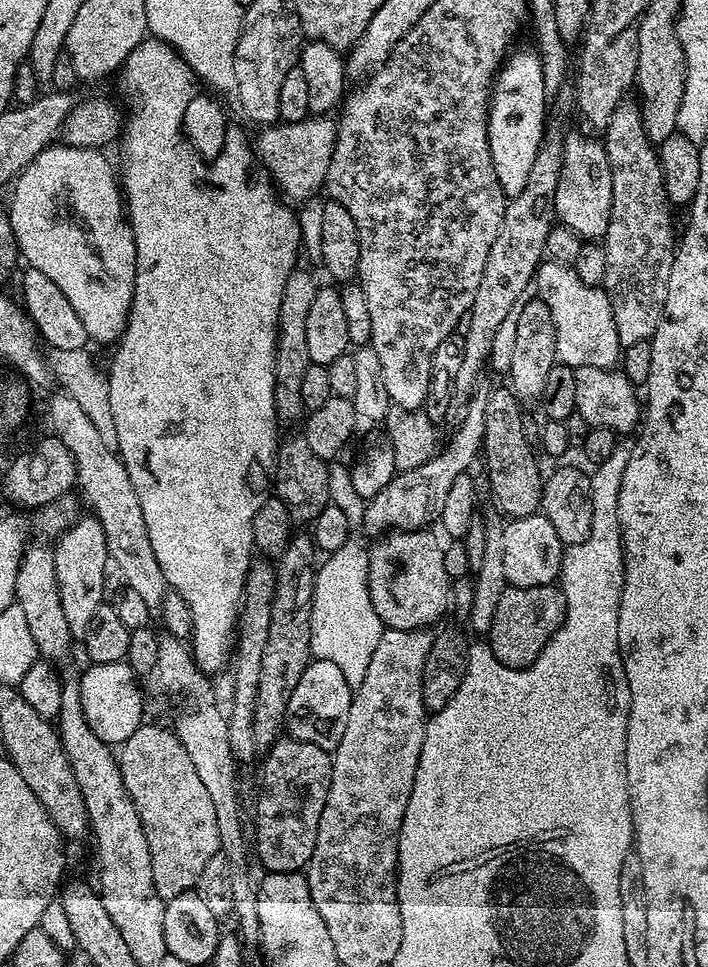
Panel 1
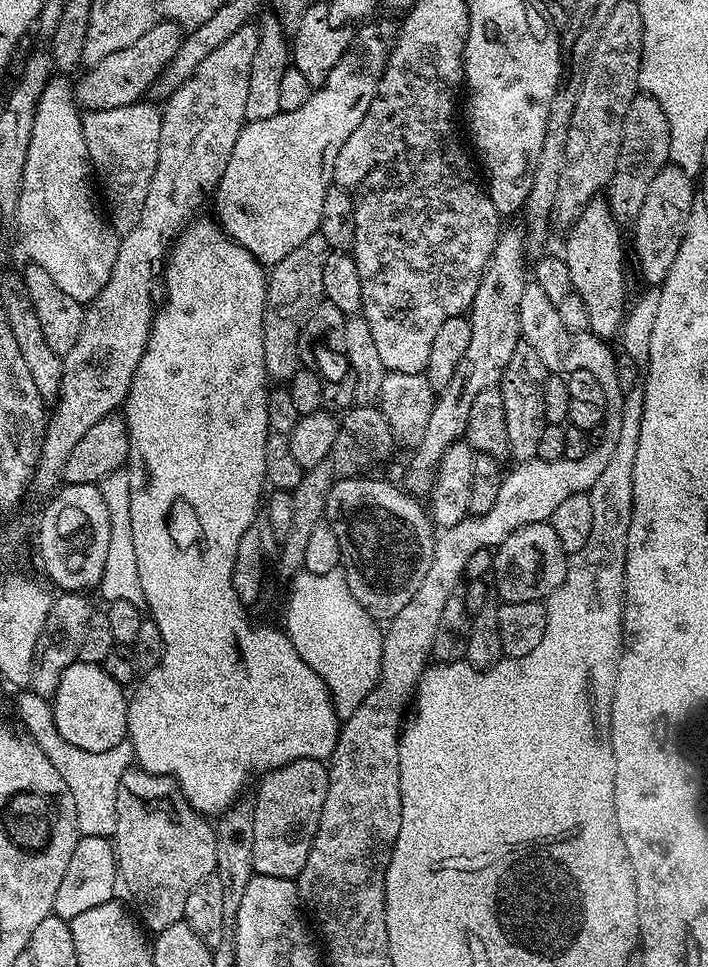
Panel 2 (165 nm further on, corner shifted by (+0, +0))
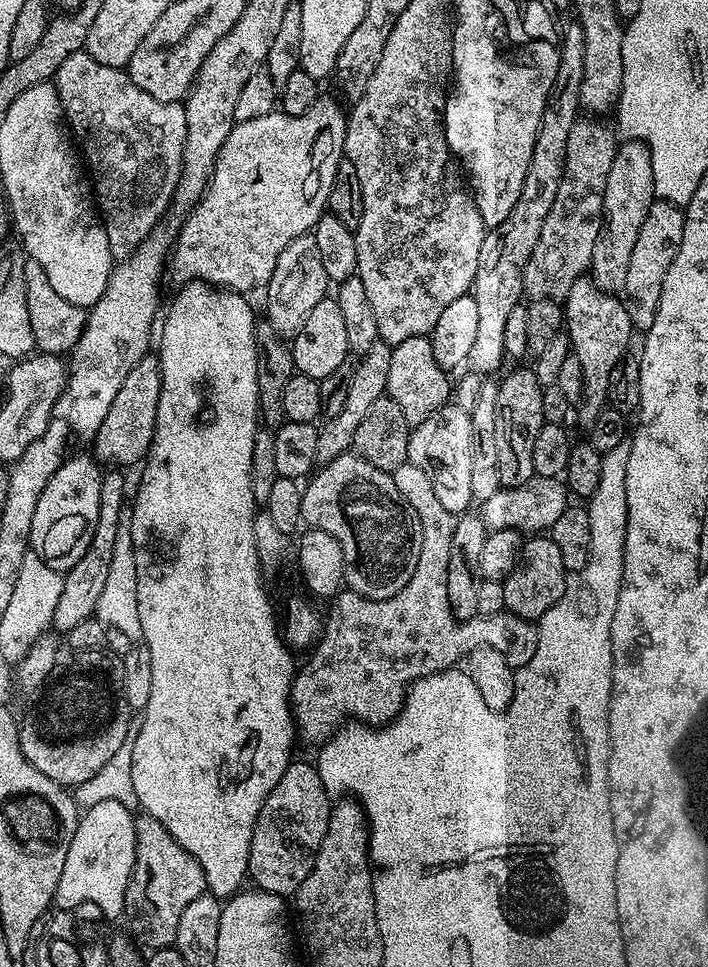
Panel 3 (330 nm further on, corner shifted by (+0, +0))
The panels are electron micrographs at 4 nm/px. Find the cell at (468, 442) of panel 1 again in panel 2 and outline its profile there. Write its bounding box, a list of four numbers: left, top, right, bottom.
[402,227,526,498]

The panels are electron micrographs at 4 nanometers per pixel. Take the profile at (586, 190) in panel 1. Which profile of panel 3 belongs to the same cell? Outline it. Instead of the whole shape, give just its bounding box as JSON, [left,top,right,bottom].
[562,278,634,426]

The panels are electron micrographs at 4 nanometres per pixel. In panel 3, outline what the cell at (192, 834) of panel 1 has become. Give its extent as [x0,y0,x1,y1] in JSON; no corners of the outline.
[123,814,205,950]

